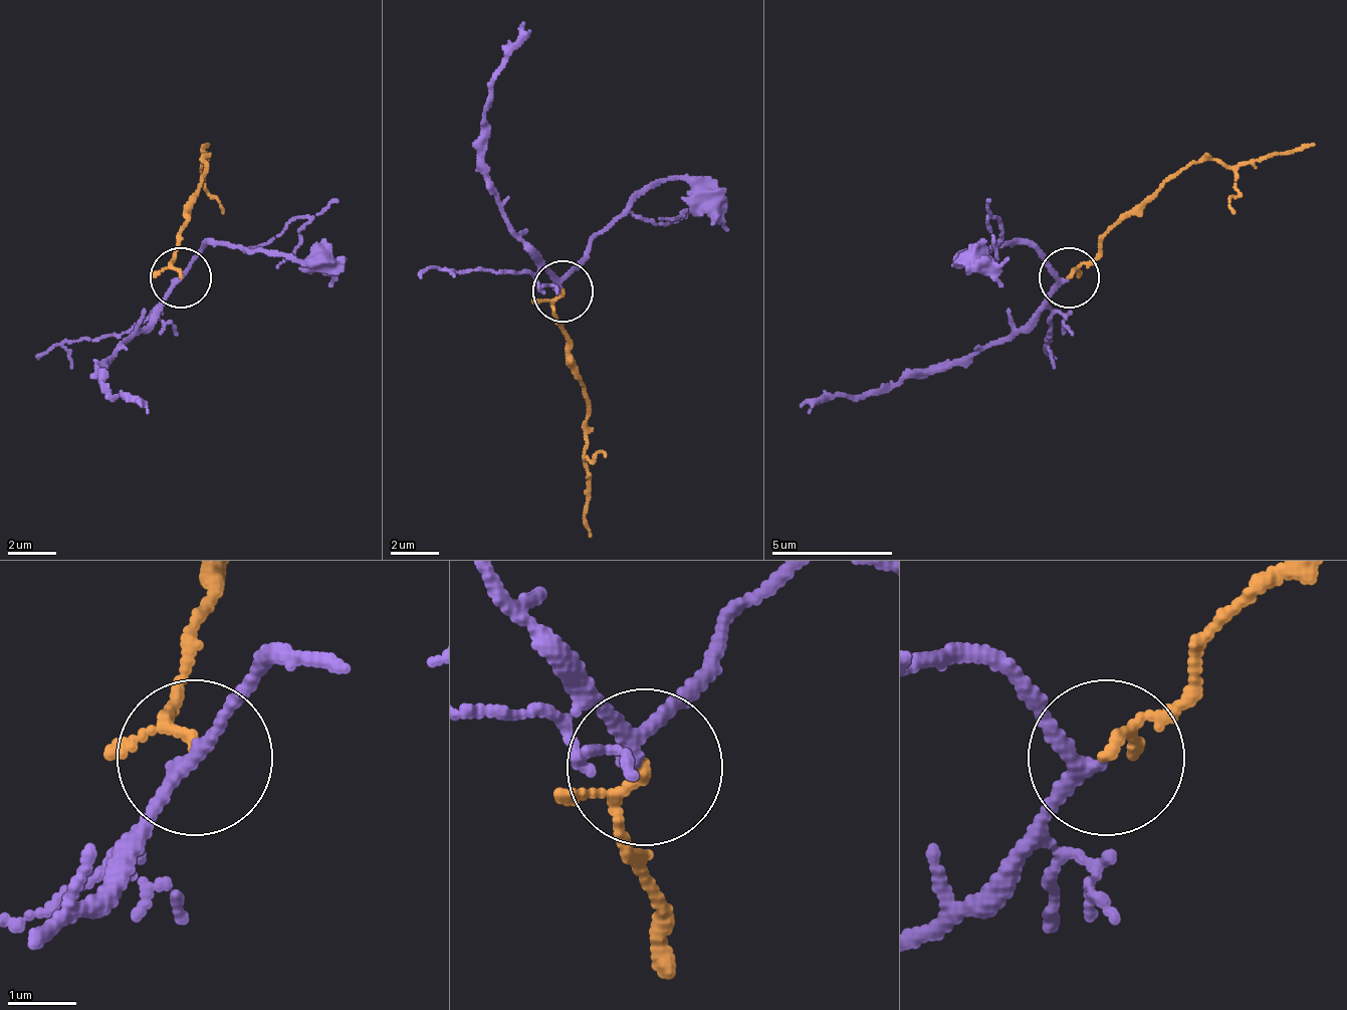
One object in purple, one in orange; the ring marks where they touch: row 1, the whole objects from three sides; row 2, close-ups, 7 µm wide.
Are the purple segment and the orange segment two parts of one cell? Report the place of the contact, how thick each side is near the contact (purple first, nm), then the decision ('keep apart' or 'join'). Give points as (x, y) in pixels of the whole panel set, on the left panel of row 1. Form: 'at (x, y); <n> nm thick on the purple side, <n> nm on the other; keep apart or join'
at (180, 277); 170 nm thick on the purple side, 100 nm on the other; join

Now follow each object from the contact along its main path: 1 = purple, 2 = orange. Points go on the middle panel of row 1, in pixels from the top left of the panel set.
1: (560, 292), (506, 220), (482, 160), (494, 68), (524, 20)
2: (560, 292), (554, 317), (586, 414), (586, 474), (592, 535)

